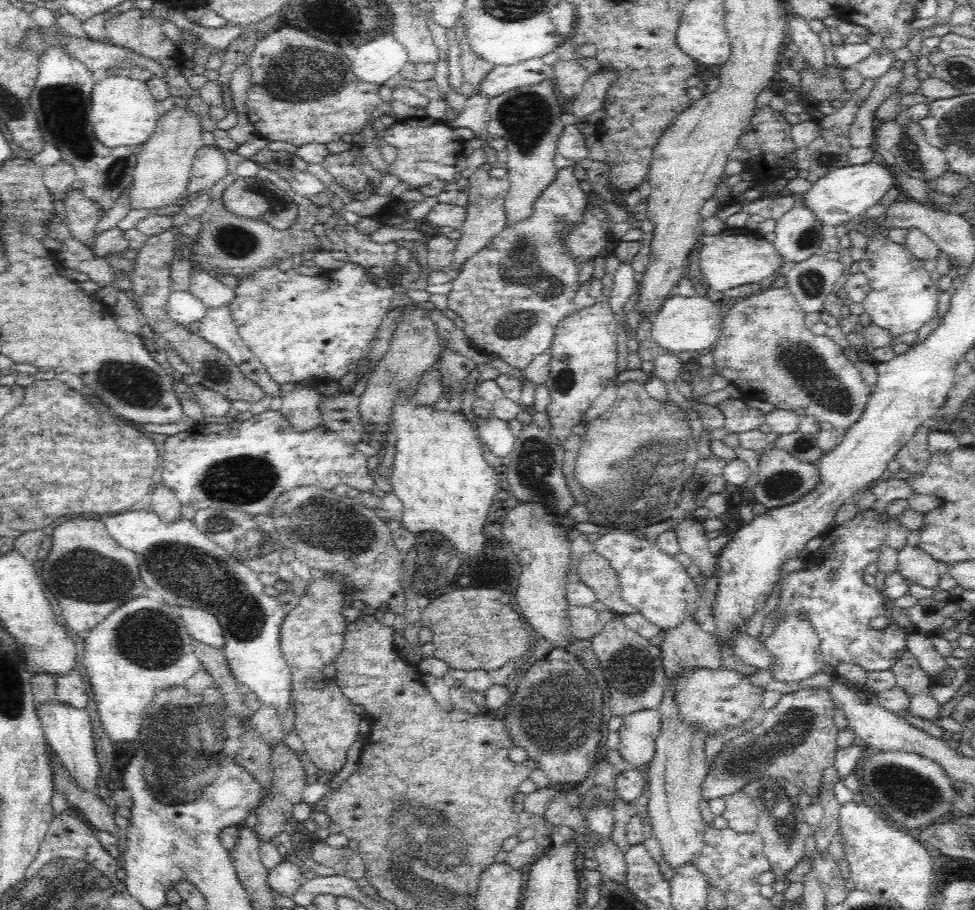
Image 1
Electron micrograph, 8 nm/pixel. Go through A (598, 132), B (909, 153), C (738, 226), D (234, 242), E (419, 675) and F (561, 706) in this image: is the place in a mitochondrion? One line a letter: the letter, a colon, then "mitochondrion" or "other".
A: other
B: mitochondrion
C: other
D: mitochondrion
E: other
F: mitochondrion

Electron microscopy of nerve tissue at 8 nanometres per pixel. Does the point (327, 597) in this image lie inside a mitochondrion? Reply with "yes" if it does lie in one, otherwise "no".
yes

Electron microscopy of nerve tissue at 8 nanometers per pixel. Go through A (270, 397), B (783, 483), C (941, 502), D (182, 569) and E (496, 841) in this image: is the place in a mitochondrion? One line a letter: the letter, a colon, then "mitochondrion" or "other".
A: other
B: mitochondrion
C: other
D: mitochondrion
E: other

